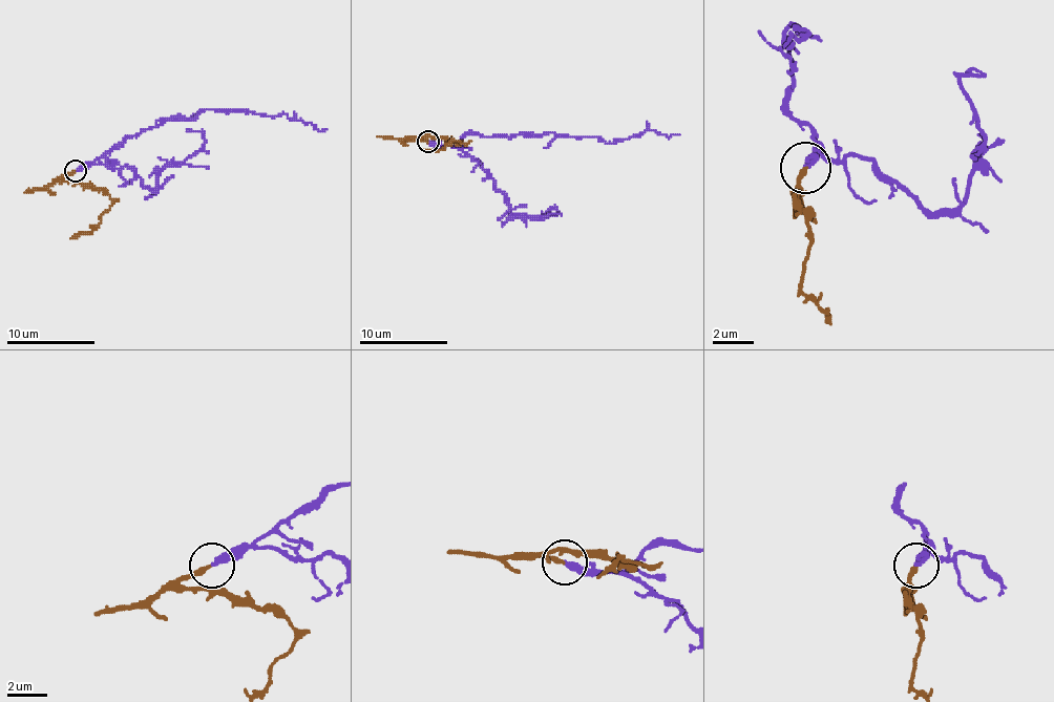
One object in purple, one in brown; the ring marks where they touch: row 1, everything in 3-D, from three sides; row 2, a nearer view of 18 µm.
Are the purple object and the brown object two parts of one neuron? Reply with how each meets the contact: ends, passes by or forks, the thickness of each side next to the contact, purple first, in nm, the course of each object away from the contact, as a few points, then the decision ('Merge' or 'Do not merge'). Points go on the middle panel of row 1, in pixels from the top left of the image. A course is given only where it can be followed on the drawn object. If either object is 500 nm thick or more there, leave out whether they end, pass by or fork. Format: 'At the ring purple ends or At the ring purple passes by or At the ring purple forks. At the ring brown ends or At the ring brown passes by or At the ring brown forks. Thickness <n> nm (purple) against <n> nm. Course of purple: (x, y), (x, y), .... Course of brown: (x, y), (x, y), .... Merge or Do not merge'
At the ring purple ends. At the ring brown ends. Thickness 340 nm (purple) against 240 nm. Course of purple: (427, 141), (454, 145), (467, 134), (550, 132), (616, 143), (645, 130), (679, 134). Course of brown: (427, 141), (417, 139), (434, 136), (465, 143), (451, 141), (441, 150), (423, 152). Merge

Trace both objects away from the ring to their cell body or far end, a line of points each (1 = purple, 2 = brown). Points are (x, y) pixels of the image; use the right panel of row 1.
1: (804, 166), (815, 135), (788, 110), (784, 39), (794, 24), (809, 34), (794, 34), (779, 49), (788, 69)
2: (804, 166), (799, 187), (794, 191), (804, 207), (809, 248), (804, 293), (824, 309), (829, 323)

